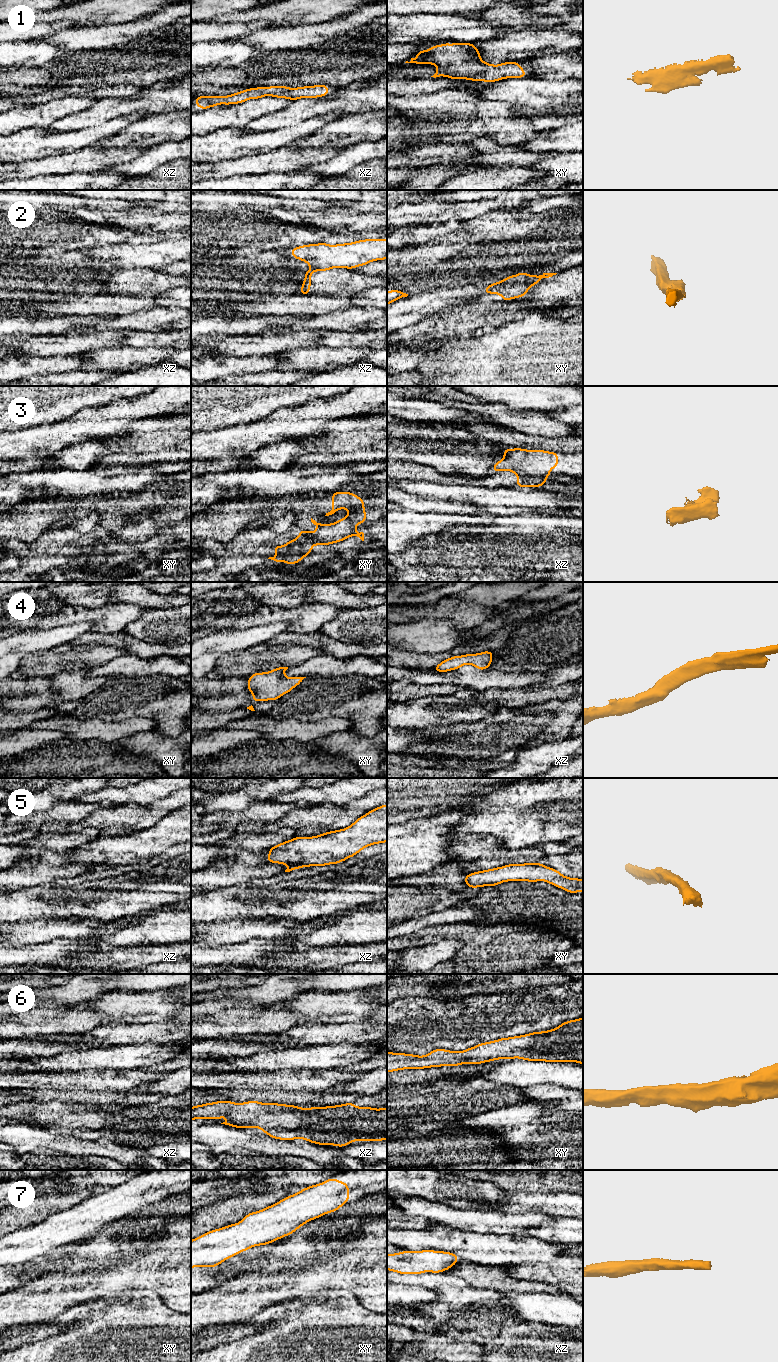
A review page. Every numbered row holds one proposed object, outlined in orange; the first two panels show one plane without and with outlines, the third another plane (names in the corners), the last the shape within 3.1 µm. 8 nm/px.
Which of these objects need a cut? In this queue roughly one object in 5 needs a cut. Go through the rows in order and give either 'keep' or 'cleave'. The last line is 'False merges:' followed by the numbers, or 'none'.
1: keep
2: cleave
3: cleave
4: keep
5: keep
6: keep
7: keep
False merges: 2, 3

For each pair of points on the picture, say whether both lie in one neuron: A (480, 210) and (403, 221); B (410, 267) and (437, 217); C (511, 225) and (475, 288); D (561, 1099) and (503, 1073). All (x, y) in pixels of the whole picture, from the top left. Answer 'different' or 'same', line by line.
A: same
B: different
C: different
D: different

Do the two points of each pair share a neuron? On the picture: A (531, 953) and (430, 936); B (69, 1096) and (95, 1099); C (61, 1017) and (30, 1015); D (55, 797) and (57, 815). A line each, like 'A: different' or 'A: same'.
A: same
B: same
C: same
D: different

